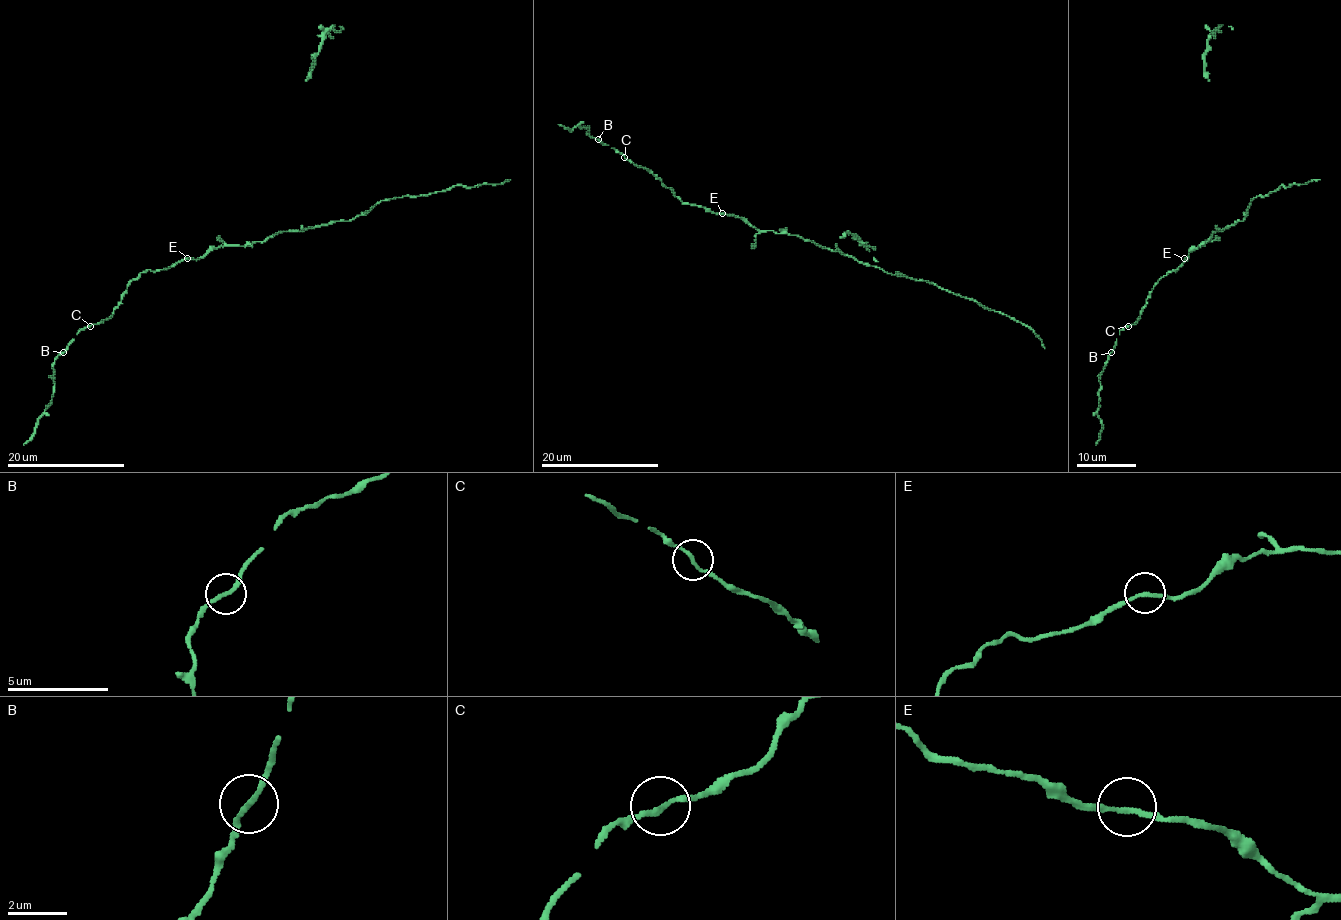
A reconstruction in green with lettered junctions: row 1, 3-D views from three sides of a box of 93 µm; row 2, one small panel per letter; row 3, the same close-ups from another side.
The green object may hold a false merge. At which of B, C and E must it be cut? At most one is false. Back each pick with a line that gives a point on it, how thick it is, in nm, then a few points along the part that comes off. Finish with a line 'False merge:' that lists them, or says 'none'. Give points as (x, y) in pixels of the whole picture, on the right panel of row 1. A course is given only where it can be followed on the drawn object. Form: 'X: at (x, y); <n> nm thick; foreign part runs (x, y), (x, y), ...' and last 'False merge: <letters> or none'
B: at (1111, 352); 170 nm thick; foreign part runs (1111, 352), (1099, 380), (1097, 417), (1102, 430), (1096, 445)
False merge: B

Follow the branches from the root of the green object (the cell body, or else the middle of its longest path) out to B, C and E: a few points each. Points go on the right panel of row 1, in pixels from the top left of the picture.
B: (1202, 246), (1195, 247), (1175, 271), (1172, 270), (1156, 283), (1140, 317), (1119, 331), (1116, 345), (1111, 352)
C: (1202, 246), (1195, 247), (1175, 271), (1172, 270), (1156, 283), (1140, 317), (1128, 326)
E: (1202, 246), (1195, 247), (1184, 258)

